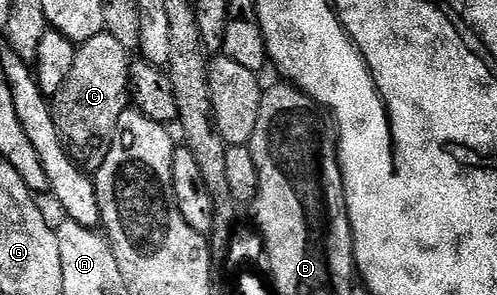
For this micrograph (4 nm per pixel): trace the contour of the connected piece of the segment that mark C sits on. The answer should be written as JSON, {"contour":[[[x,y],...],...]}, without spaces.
{"contour":[[[103,31],[77,46],[72,71],[68,71],[64,87],[60,87],[58,94],[52,98],[50,110],[56,131],[63,145],[70,150],[71,157],[87,174],[97,173],[104,163],[116,123],[131,100],[130,62],[128,51],[120,39]]]}

